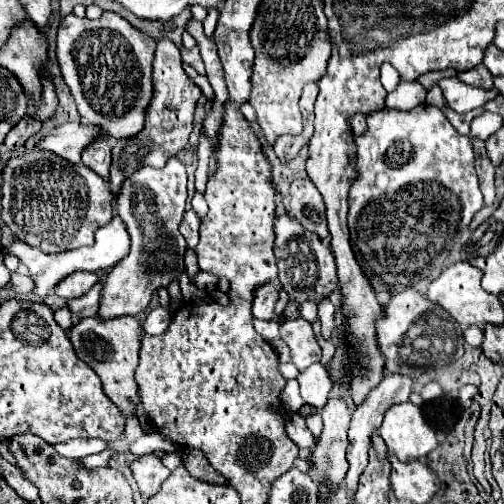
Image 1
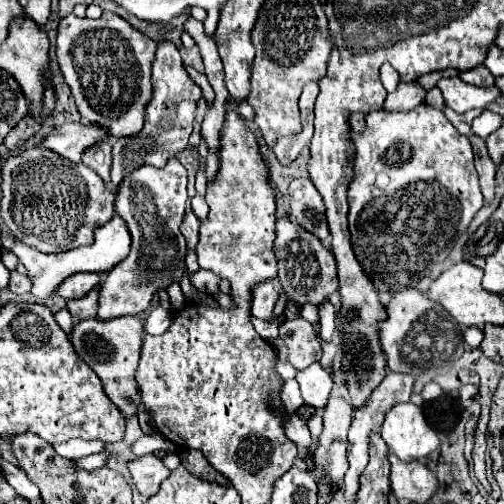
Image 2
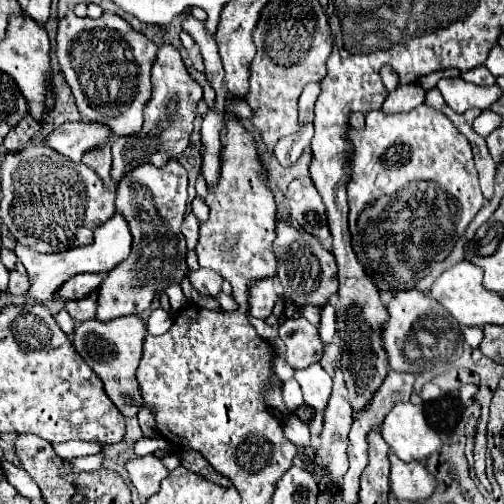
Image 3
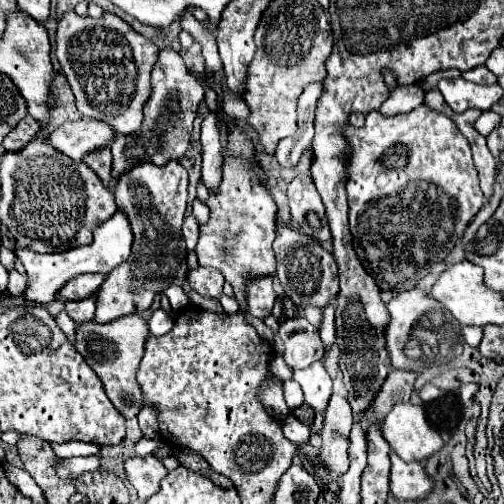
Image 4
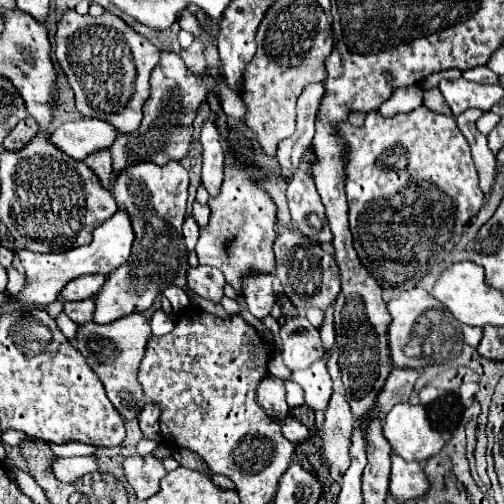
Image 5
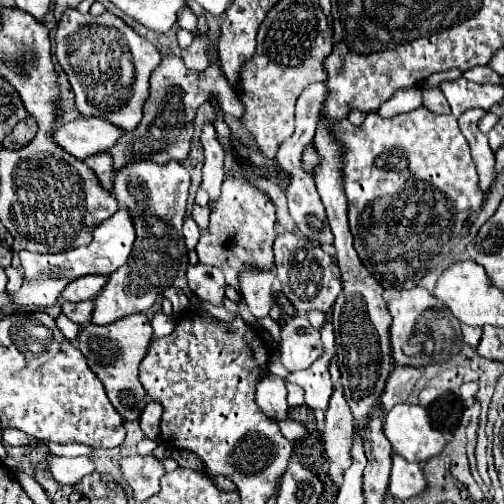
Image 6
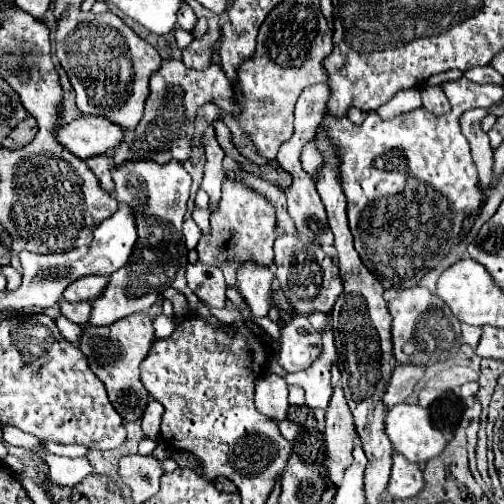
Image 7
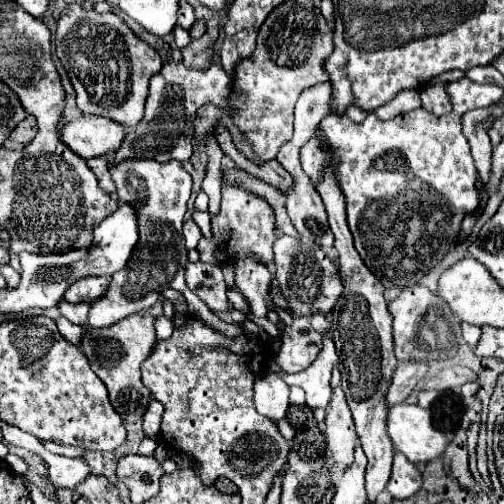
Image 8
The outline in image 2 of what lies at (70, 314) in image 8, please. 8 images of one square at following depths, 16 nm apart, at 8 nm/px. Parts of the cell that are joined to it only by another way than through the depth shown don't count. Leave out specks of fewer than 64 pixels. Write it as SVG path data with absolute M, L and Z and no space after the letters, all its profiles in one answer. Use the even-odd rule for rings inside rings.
M94 288L88 296L84 298L78 298L78 300L68 300L66 304L66 310L72 314L72 318L78 322L78 320L88 320L88 318L94 318L96 316L96 308L98 308L98 288Z

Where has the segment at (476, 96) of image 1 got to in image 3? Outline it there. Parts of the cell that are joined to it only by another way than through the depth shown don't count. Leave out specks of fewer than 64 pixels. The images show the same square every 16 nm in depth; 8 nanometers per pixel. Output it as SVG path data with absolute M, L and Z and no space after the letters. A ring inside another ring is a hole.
M462 78L444 80L450 86L450 102L454 112L466 112L468 108L490 108L496 98L500 98L500 88L494 86L476 86Z

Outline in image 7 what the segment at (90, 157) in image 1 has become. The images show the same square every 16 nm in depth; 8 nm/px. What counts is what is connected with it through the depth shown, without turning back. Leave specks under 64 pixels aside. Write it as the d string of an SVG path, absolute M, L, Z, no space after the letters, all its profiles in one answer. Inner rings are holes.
M92 156L86 160L88 168L96 174L100 186L106 190L106 192L114 192L114 182L112 182L112 176L110 176L110 168L112 168L112 160L110 156Z

